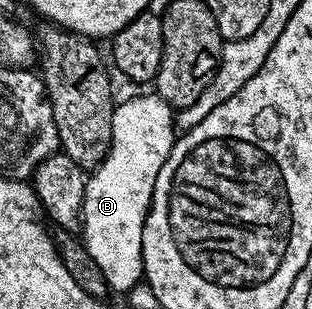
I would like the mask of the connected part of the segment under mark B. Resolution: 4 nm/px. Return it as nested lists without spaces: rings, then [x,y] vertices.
[[[156,93],[116,104],[111,149],[86,180],[81,235],[112,292],[127,293],[142,280],[144,219],[157,175],[177,140],[174,114],[171,105]]]

